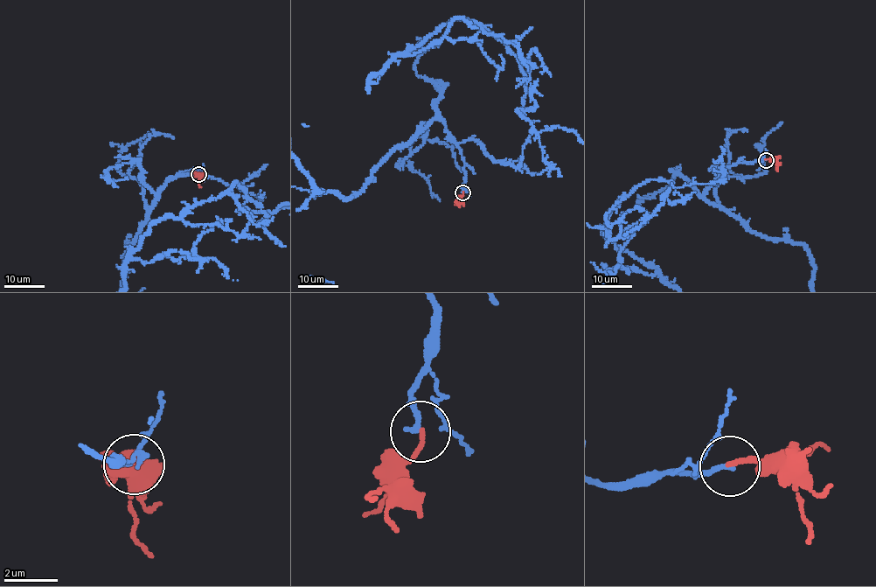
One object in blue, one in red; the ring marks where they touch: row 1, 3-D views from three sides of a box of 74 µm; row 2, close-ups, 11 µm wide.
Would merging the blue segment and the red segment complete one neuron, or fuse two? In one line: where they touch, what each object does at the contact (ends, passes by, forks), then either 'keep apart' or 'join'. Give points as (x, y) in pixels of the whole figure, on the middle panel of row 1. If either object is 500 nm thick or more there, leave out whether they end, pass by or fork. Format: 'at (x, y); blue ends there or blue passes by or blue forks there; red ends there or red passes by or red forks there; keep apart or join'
at (462, 192); blue ends there; red ends there; keep apart

